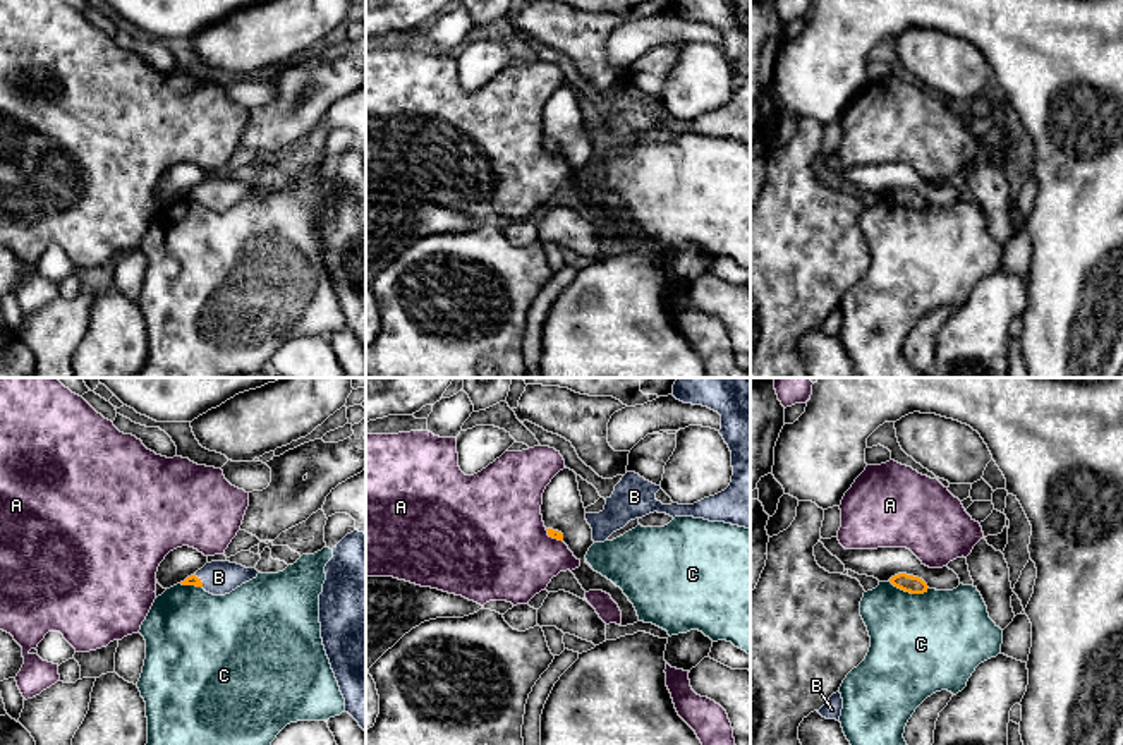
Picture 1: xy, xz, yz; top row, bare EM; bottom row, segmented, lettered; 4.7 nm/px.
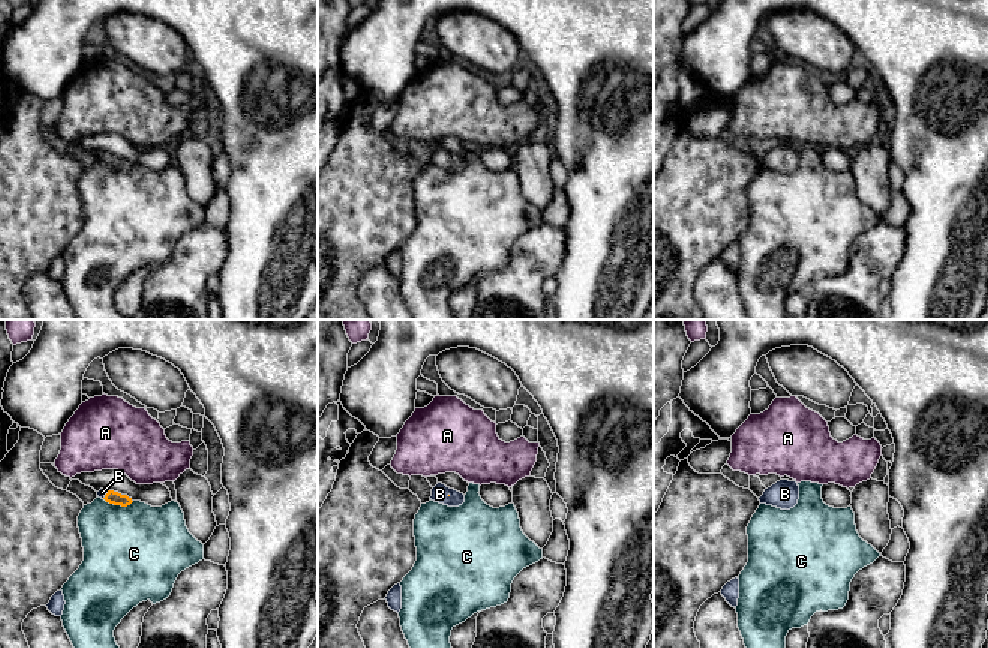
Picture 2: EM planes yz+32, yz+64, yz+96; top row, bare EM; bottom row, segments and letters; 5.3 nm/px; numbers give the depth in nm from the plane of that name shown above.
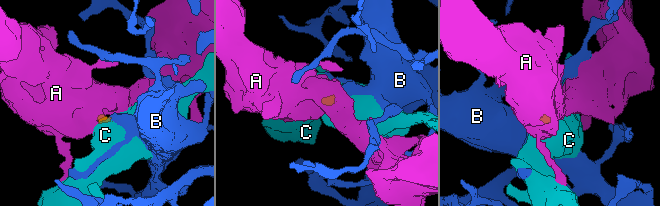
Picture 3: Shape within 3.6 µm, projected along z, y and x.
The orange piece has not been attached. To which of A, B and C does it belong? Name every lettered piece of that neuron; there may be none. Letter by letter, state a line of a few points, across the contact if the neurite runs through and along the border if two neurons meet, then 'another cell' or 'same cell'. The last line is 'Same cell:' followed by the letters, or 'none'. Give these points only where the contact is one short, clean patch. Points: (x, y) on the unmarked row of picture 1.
A: line xz (545, 145), (550, 151), (562, 157); another cell
B: line xy (191, 196), (200, 196), (218, 193); same cell
C: line yz (888, 196), (910, 208), (928, 206); another cell
Same cell: B

